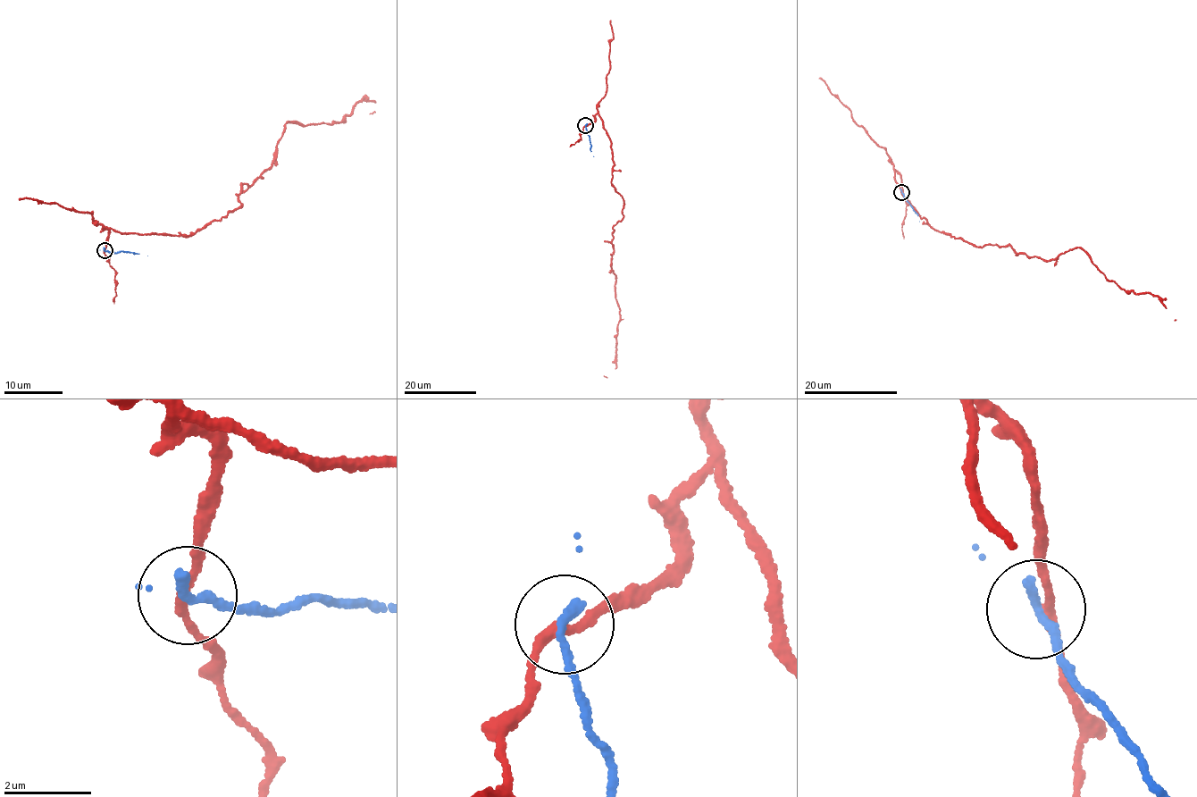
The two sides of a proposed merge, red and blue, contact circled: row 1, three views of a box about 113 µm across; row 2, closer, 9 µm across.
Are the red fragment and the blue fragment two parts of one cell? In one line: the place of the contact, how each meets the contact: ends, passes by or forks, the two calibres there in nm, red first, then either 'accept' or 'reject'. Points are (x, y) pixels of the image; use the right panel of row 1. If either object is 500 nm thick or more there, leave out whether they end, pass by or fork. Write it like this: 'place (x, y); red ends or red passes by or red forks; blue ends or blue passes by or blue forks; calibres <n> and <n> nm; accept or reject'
place (901, 192); red passes by; blue ends; calibres 180 and 240 nm; reject

